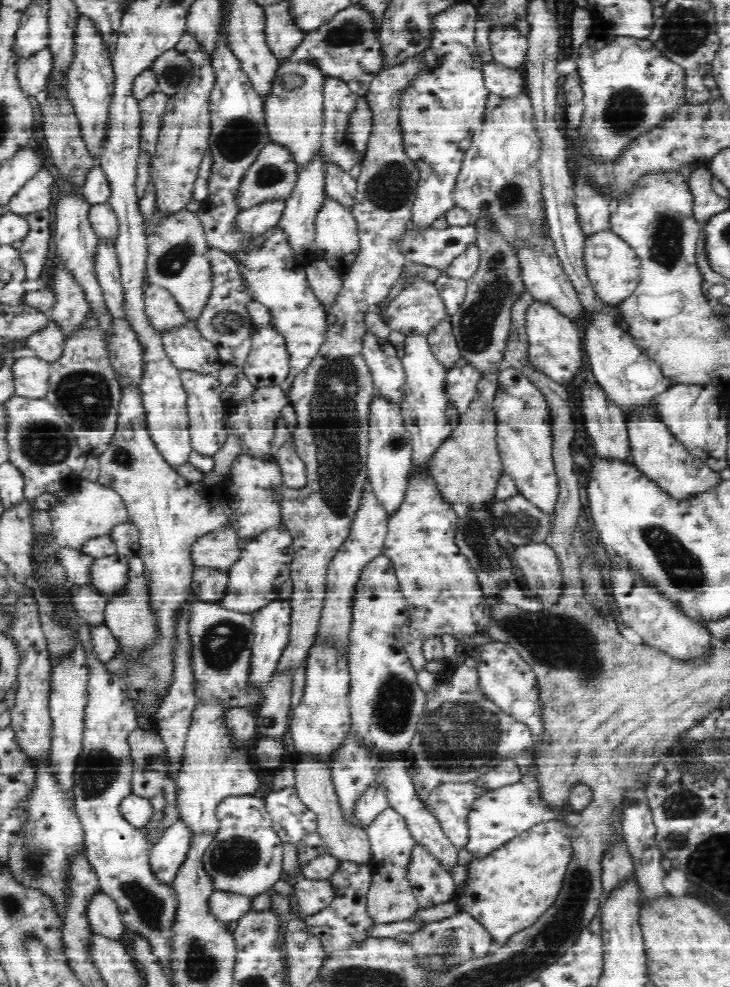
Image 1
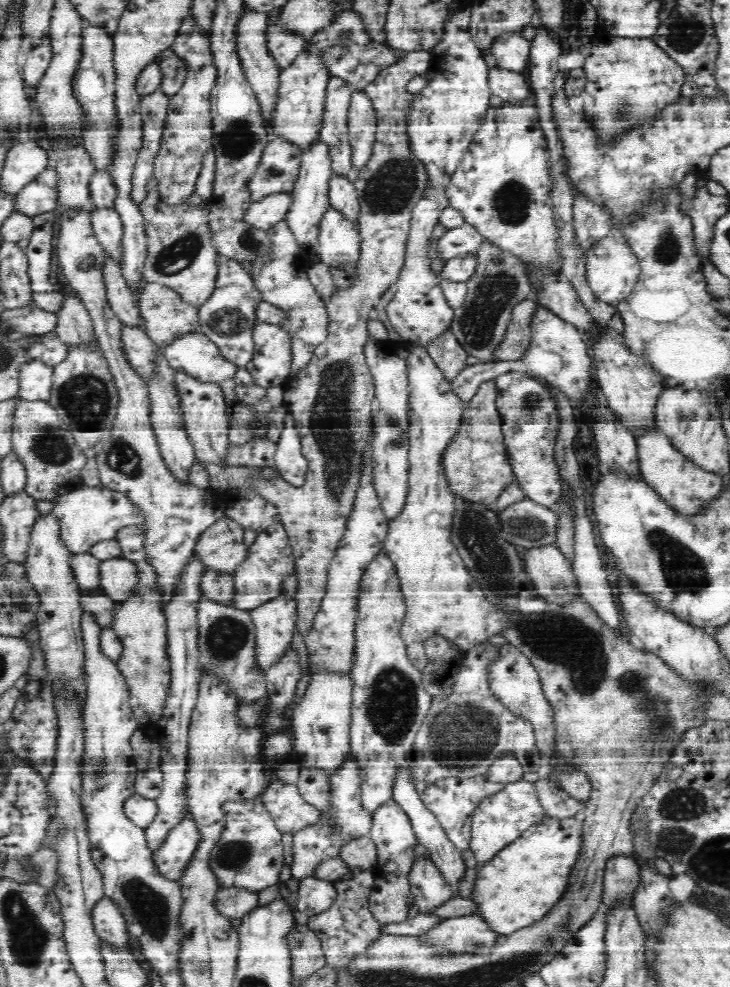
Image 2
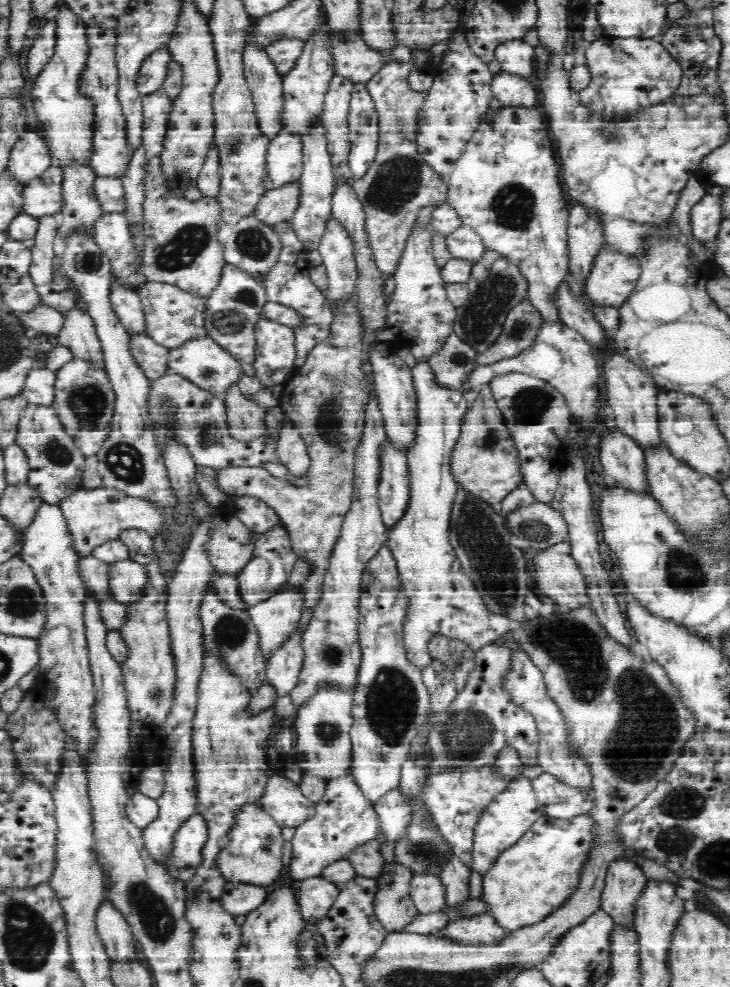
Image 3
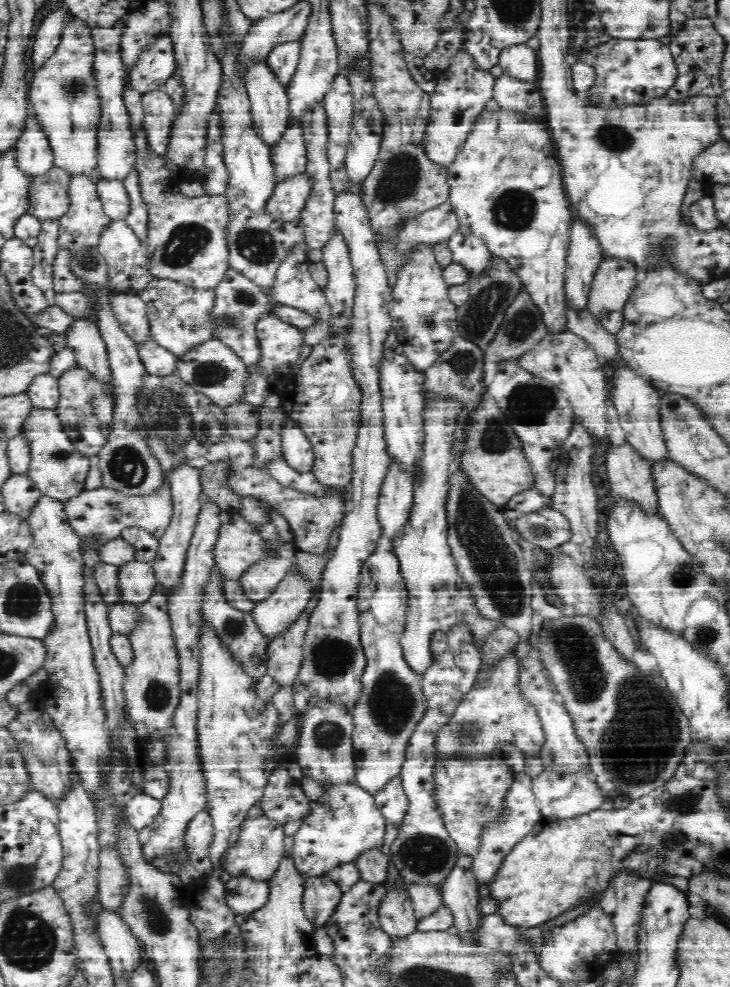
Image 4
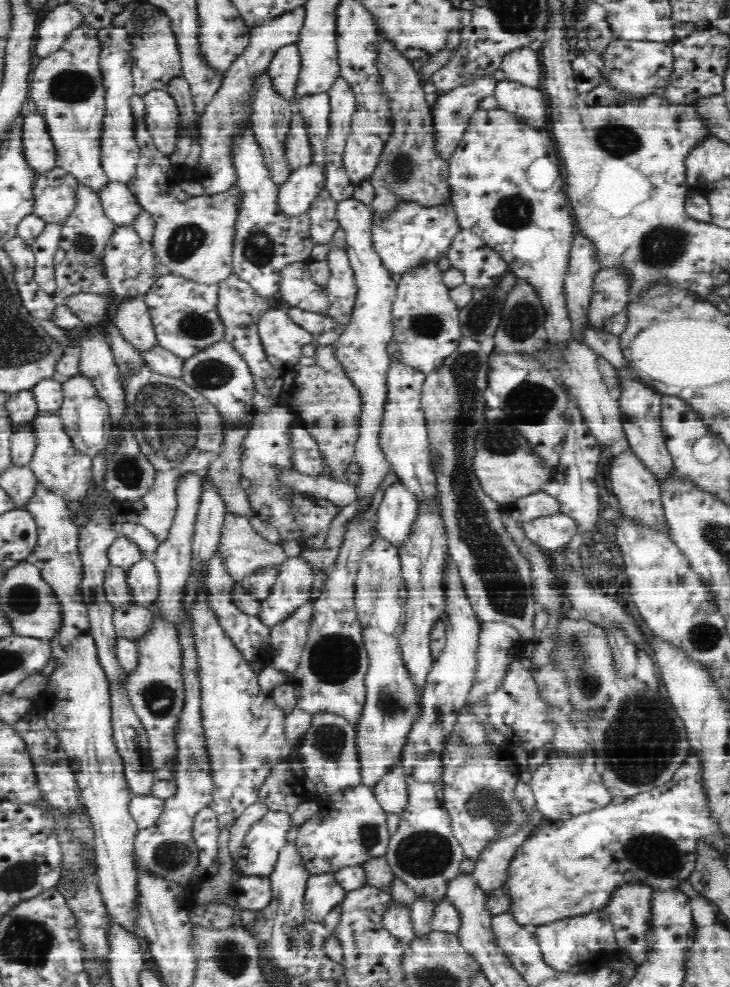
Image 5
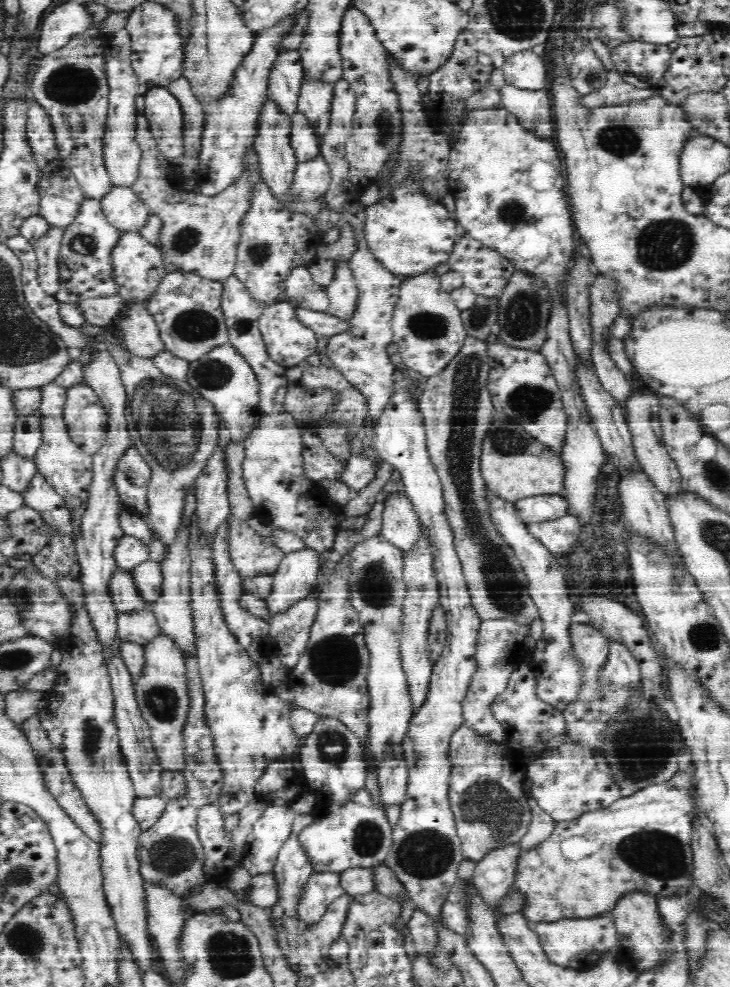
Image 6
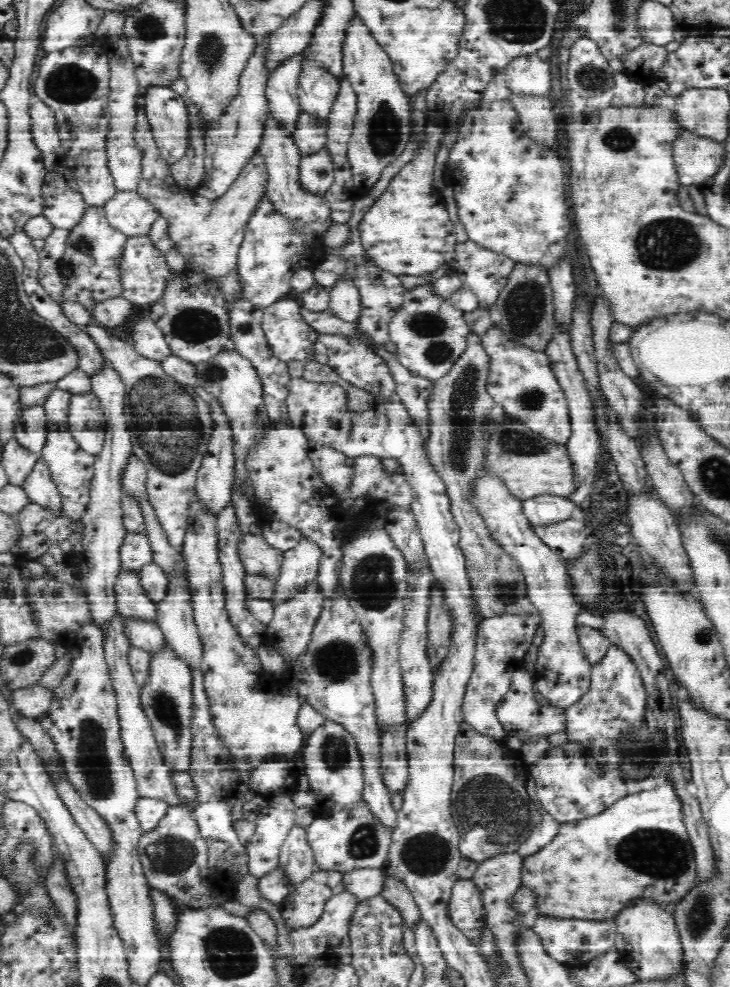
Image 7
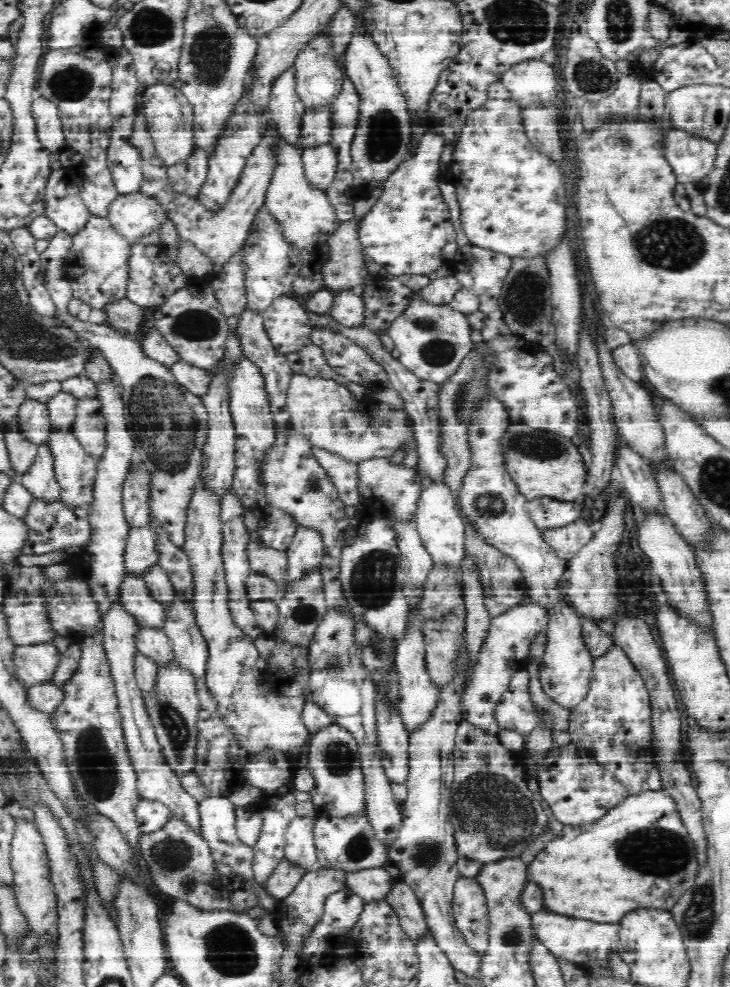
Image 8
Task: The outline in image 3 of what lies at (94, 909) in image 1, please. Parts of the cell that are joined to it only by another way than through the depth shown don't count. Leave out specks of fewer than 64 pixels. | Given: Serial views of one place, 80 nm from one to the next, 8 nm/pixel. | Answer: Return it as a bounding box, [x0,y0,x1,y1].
[96,902,139,962]

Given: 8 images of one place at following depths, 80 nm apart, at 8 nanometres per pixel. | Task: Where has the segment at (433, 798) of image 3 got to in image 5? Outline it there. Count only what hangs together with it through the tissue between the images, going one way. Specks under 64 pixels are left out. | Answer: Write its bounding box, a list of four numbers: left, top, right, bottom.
[443,735,531,861]

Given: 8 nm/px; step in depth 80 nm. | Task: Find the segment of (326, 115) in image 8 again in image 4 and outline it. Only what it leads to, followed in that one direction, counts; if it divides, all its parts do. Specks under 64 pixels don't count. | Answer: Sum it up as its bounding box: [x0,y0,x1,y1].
[271,117,308,182]

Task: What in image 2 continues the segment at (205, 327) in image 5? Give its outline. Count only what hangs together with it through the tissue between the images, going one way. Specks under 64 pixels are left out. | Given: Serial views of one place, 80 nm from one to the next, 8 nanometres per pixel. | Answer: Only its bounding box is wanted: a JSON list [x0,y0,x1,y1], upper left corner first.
[137,282,200,348]

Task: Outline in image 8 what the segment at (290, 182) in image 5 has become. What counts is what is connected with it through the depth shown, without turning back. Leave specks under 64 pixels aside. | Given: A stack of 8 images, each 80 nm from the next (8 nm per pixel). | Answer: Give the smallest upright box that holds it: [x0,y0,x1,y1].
[302,143,338,190]

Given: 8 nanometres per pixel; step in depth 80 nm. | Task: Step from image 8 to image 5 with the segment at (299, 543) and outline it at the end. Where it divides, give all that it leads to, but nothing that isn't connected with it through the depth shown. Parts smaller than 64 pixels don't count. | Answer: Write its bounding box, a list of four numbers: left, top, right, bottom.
[257,556,314,626]

